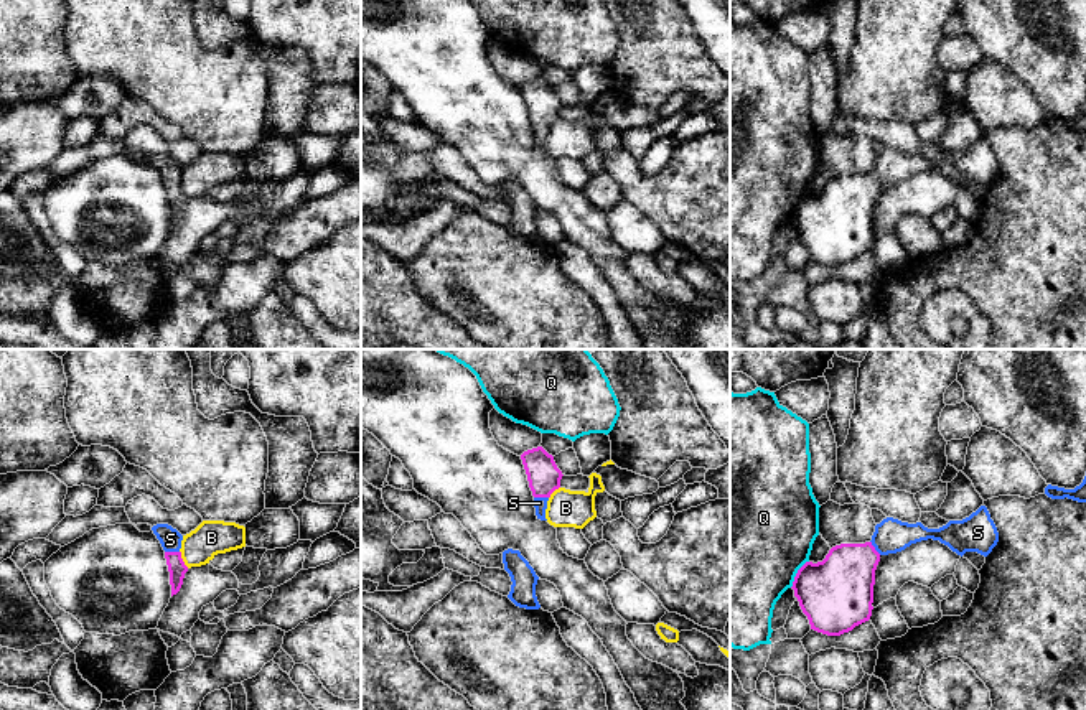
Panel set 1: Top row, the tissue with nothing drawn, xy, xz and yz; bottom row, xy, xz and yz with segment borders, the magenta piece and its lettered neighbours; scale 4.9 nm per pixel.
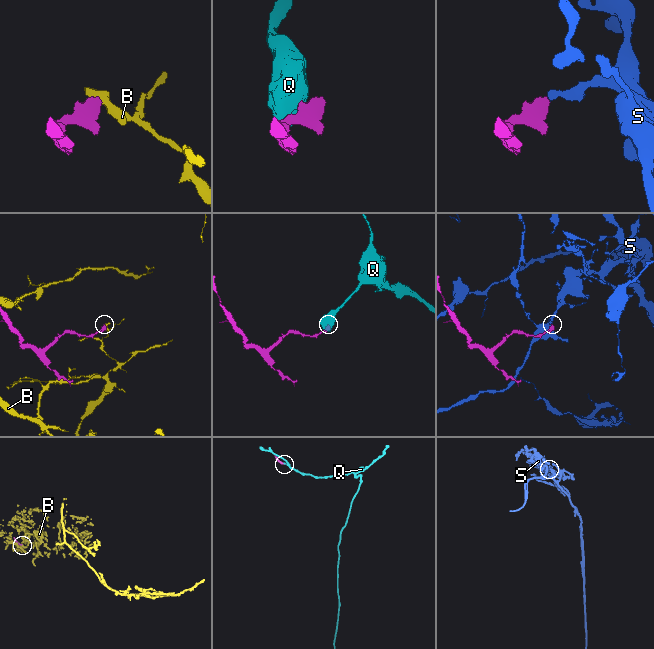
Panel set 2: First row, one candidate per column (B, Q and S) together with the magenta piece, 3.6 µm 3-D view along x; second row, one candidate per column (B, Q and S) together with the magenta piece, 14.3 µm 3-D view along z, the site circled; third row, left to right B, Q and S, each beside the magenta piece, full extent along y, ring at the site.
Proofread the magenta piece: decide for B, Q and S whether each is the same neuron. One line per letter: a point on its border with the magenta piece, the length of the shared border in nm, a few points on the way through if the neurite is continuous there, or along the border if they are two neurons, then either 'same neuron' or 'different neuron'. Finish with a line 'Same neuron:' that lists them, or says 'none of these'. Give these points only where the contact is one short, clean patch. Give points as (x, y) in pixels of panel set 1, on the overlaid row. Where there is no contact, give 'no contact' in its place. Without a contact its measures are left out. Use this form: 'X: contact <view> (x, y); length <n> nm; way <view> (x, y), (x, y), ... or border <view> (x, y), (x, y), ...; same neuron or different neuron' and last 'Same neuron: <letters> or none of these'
B: contact xy (182, 559); length 100 nm; border xy (180, 551), (180, 557), (188, 567); different neuron
Q: contact yz (796, 574); length 160 nm; different neuron
S: contact xy (172, 552); length 70 nm; way xy (177, 567), (172, 552), (170, 539); same neuron
Same neuron: S

